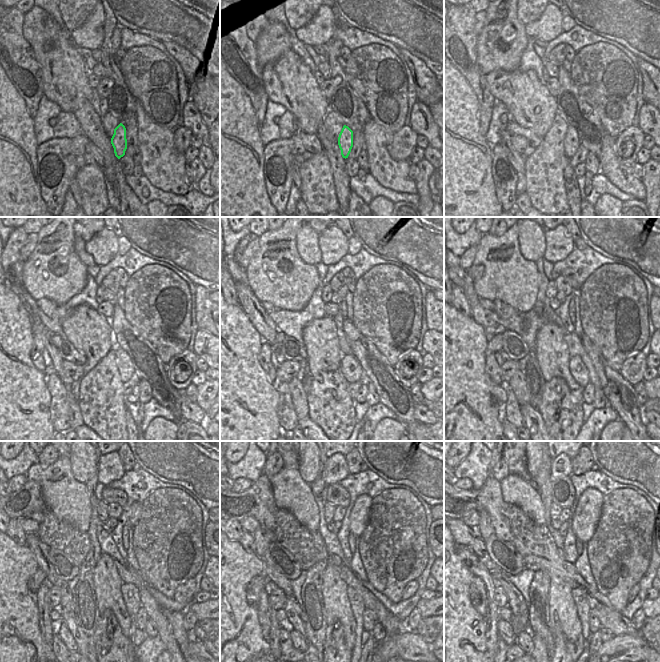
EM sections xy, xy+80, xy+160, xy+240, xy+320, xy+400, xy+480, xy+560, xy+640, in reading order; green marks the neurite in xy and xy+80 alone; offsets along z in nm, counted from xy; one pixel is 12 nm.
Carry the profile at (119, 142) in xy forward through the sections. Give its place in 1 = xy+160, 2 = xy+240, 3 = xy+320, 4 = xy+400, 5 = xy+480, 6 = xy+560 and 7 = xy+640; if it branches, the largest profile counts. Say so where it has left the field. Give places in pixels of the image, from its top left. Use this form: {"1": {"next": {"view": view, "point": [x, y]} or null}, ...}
{"1": {"next": {"view": "xy+160", "point": [571, 142]}}, "2": {"next": {"view": "xy+240", "point": [125, 366]}}, "3": {"next": {"view": "xy+320", "point": [351, 369]}}, "4": {"next": {"view": "xy+400", "point": [577, 369]}}, "5": {"next": {"view": "xy+480", "point": [130, 593]}}, "6": {"next": {"view": "xy+560", "point": [356, 602]}}, "7": {"next": {"view": "xy+640", "point": [581, 603]}}}

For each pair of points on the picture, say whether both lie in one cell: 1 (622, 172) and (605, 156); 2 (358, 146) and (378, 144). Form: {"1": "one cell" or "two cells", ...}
{"1": "one cell", "2": "two cells"}

